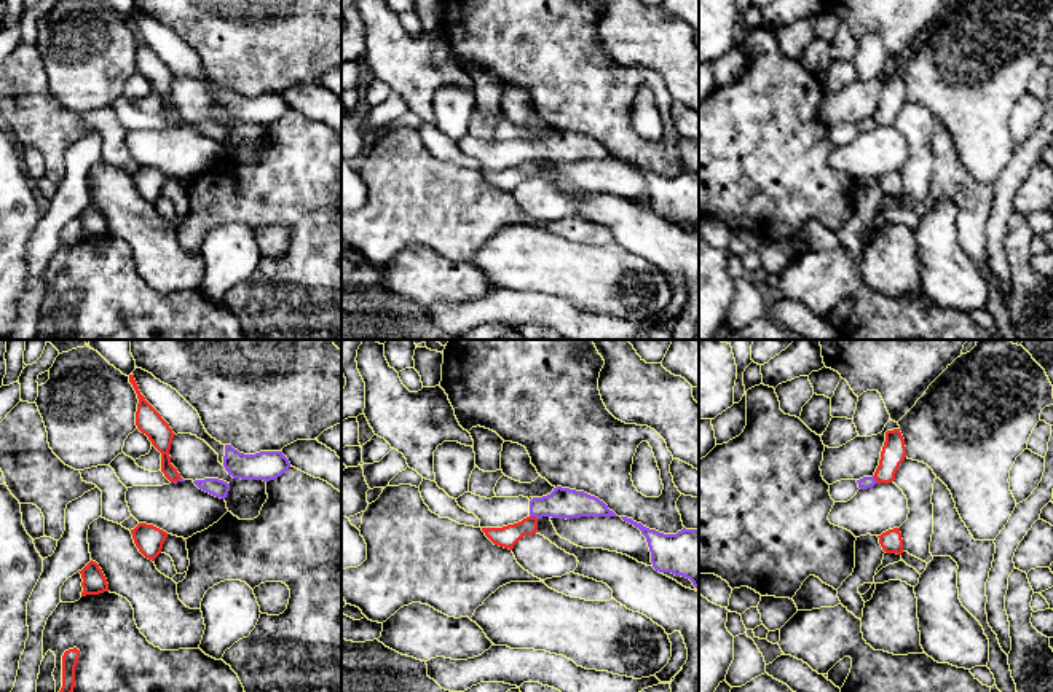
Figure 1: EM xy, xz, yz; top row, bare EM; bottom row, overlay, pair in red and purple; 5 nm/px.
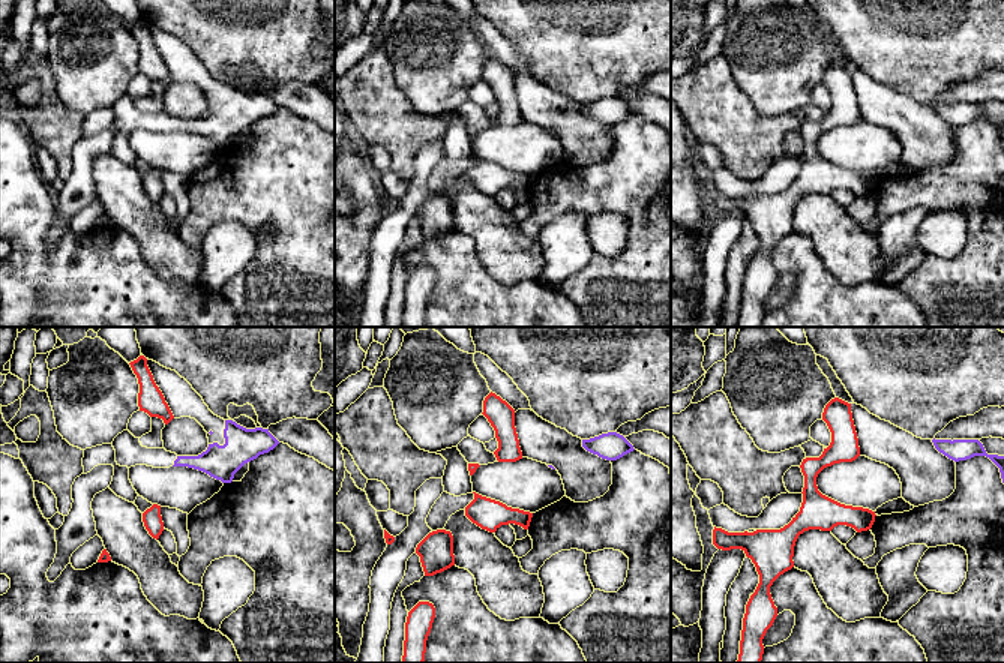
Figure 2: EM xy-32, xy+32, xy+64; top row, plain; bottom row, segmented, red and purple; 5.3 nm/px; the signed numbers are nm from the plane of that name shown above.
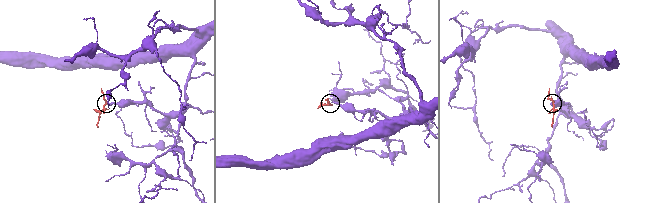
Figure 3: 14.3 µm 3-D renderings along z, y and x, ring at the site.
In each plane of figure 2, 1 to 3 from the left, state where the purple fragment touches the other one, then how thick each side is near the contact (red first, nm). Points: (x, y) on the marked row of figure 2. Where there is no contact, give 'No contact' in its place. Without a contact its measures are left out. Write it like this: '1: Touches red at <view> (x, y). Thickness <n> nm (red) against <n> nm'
1: No contact
2: No contact
3: No contact

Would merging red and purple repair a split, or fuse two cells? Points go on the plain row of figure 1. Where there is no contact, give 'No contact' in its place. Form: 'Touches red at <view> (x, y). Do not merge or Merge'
Touches red at xz (533, 160). Do not merge

